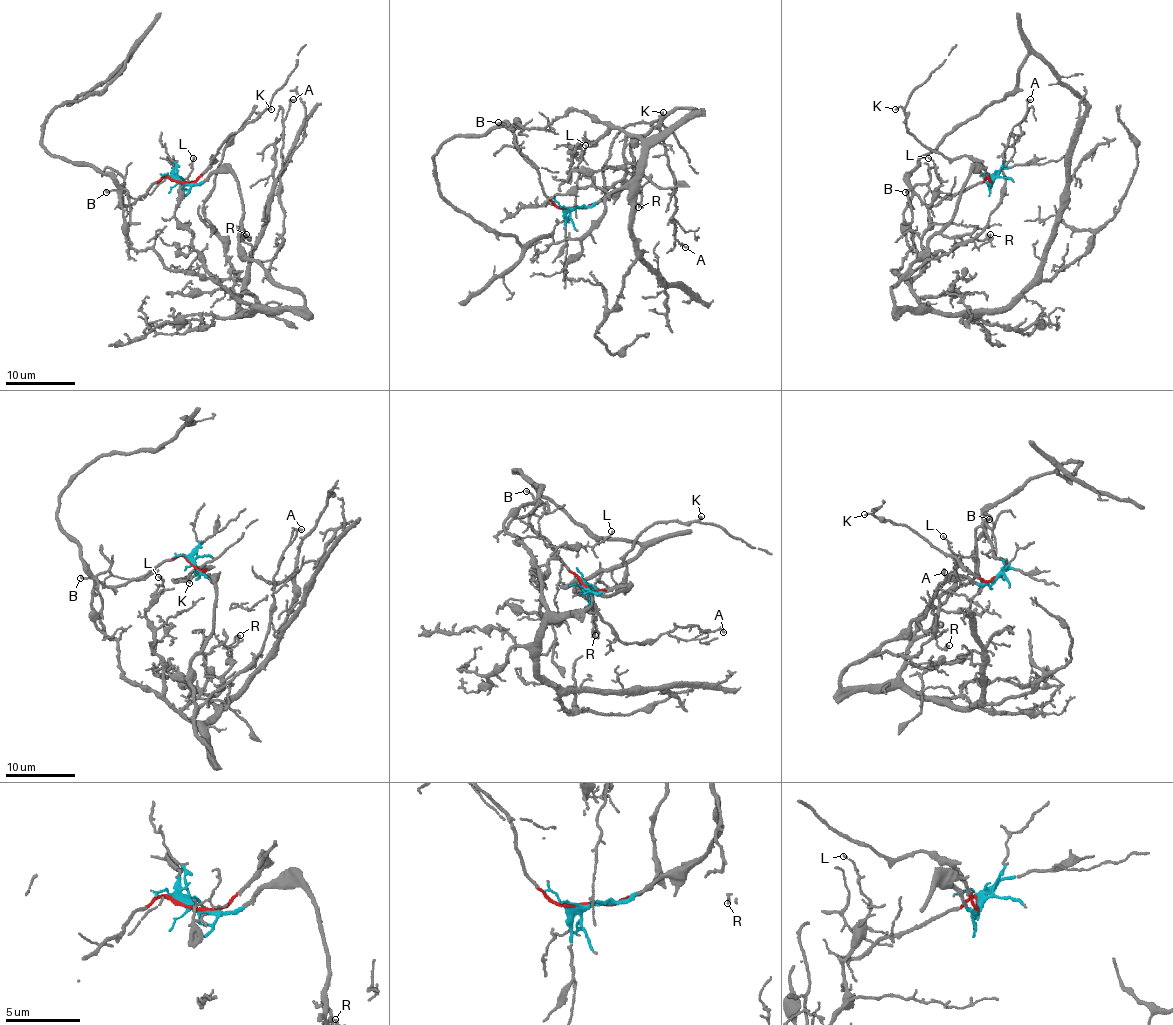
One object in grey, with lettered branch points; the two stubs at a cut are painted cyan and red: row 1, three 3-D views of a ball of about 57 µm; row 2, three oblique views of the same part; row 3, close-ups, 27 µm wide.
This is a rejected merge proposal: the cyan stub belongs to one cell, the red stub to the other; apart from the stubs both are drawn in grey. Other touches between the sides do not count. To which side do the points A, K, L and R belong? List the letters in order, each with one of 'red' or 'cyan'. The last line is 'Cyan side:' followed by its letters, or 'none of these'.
A: cyan
K: red
L: cyan
R: cyan
Cyan side: A, L, R

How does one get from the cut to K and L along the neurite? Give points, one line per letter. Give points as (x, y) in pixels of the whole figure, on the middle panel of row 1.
K: (571, 208), (595, 204), (604, 195), (604, 164), (609, 157), (611, 141), (628, 125), (654, 122), (663, 111)
L: (572, 208), (621, 190), (632, 145), (696, 111), (658, 134), (567, 145), (572, 157), (585, 145)

